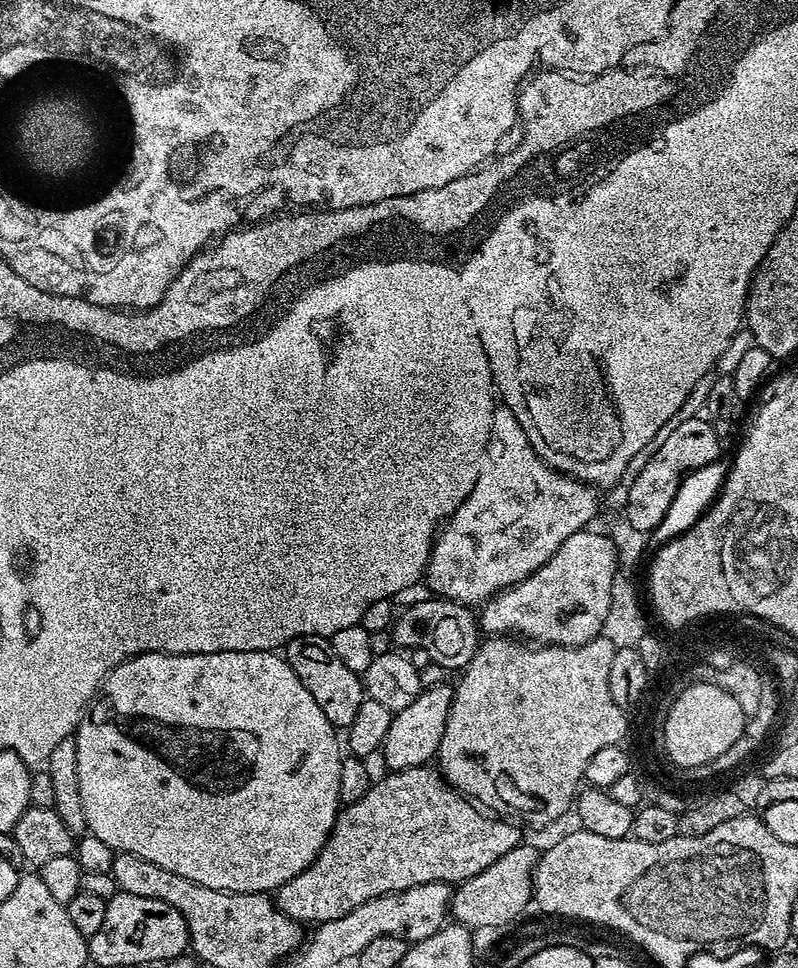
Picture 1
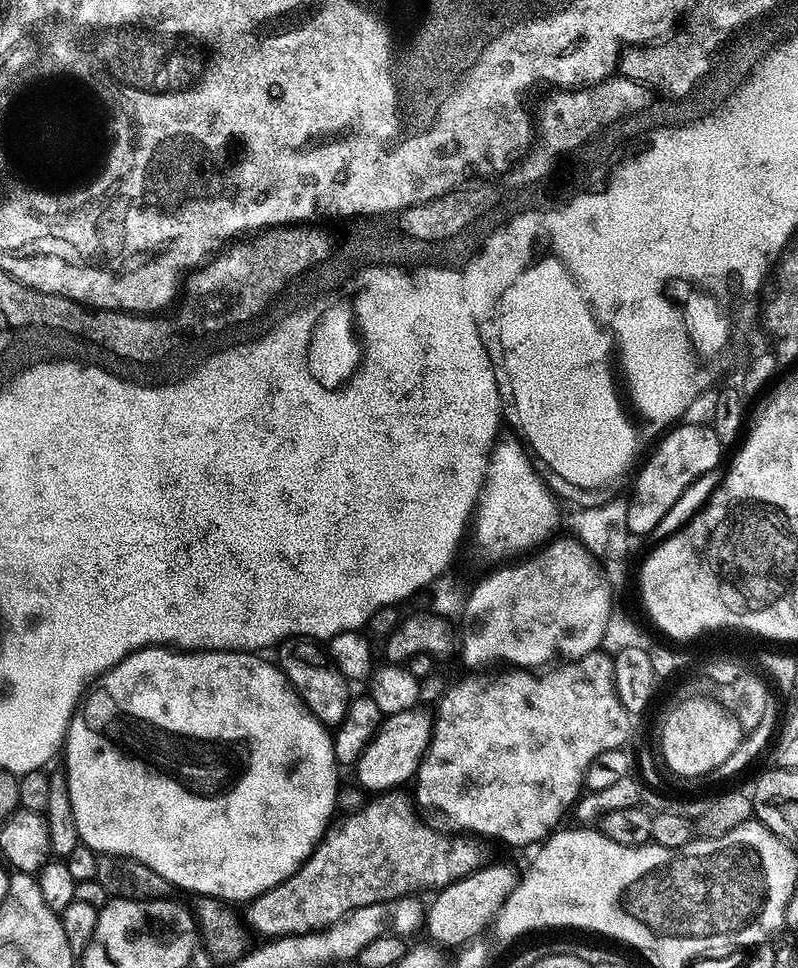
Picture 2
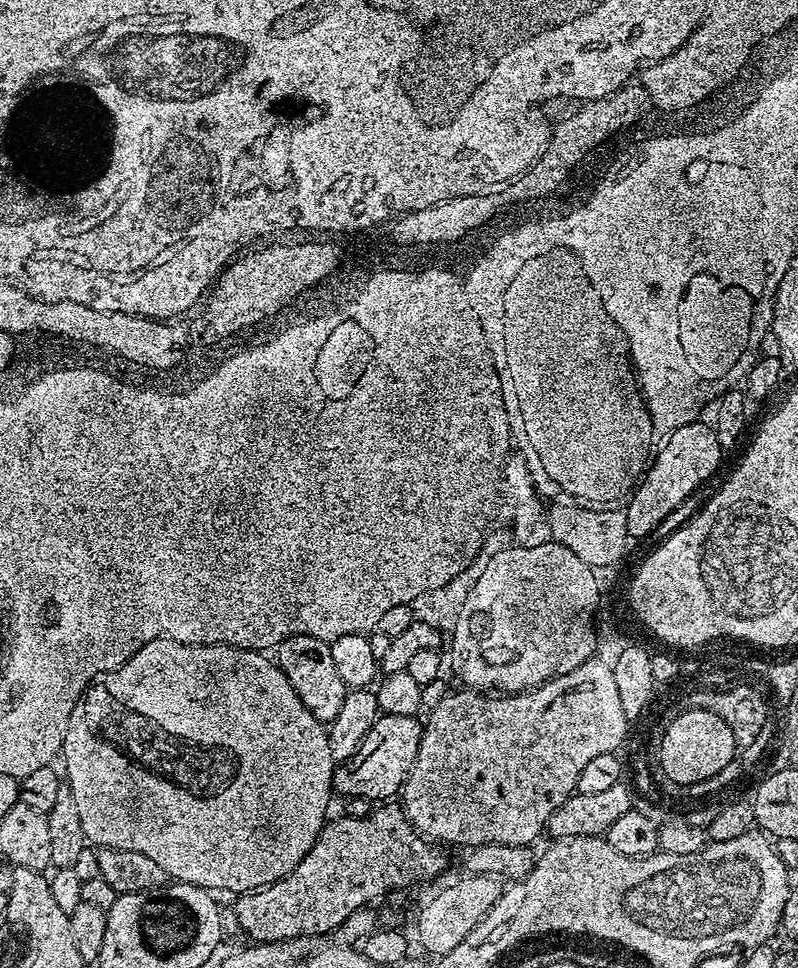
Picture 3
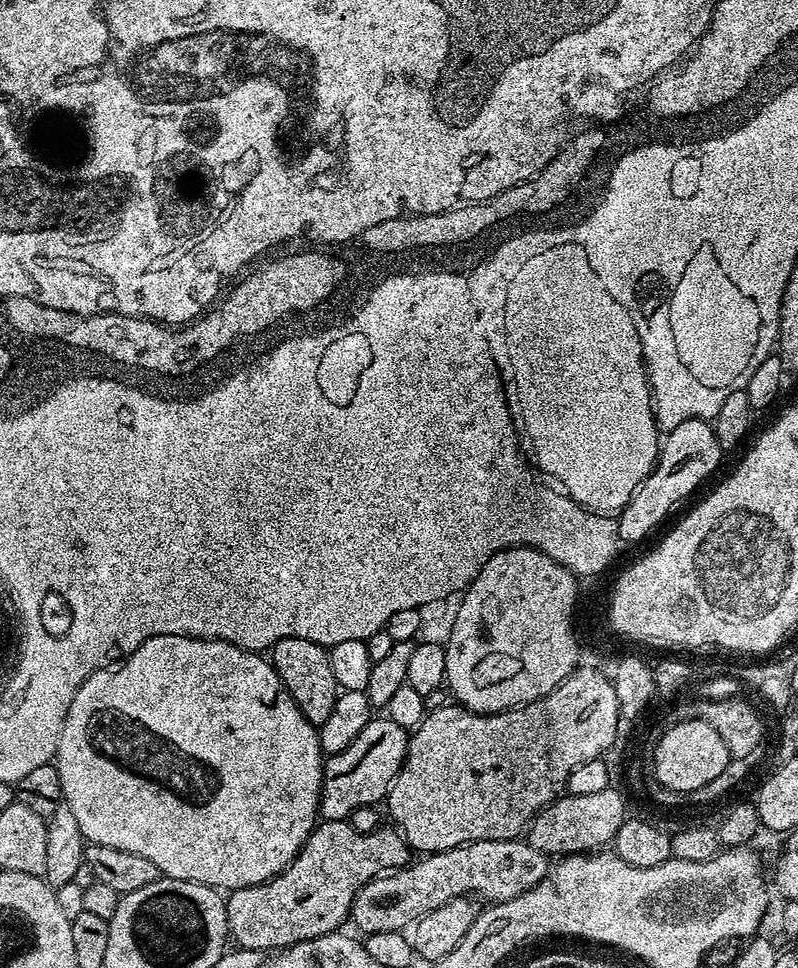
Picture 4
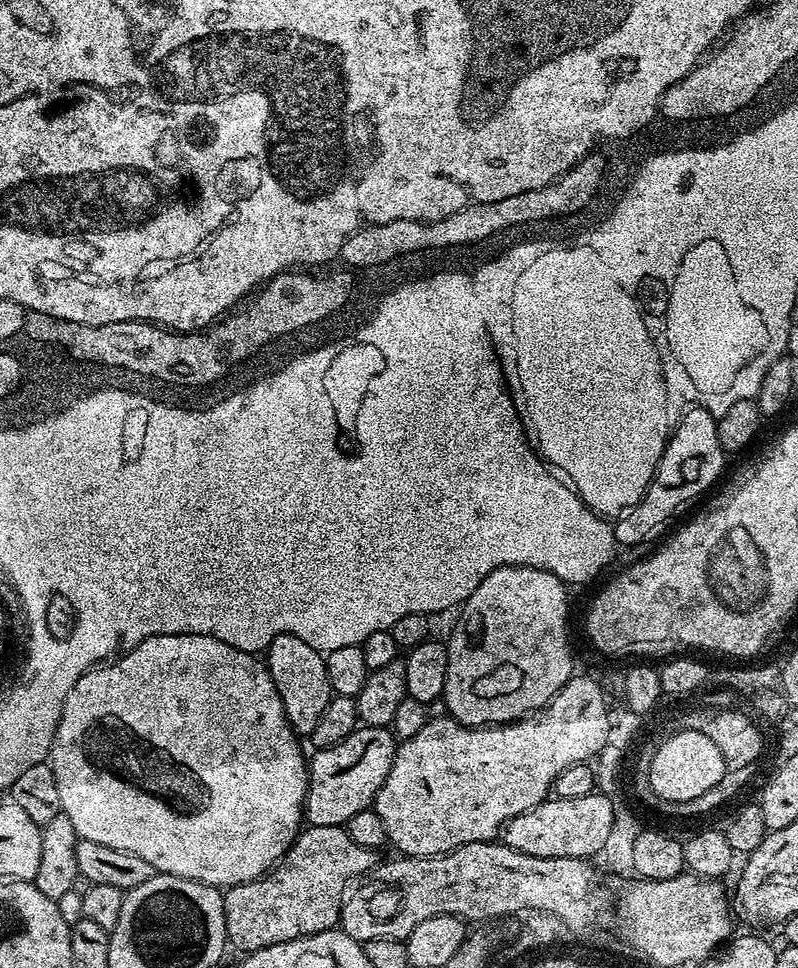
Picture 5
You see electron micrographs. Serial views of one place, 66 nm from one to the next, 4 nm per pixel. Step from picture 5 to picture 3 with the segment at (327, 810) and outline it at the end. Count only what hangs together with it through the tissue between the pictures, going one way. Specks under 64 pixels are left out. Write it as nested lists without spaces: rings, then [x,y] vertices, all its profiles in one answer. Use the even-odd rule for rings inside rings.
[[[394,714],[393,716],[381,716],[376,719],[374,726],[370,726],[370,734],[362,738],[362,746],[354,753],[350,760],[337,763],[332,774],[332,787],[337,797],[351,798],[361,796],[373,802],[384,802],[403,789],[406,778],[414,766],[414,758],[418,758],[418,748],[422,746],[422,736],[424,734],[423,723],[416,716],[403,716]]]

